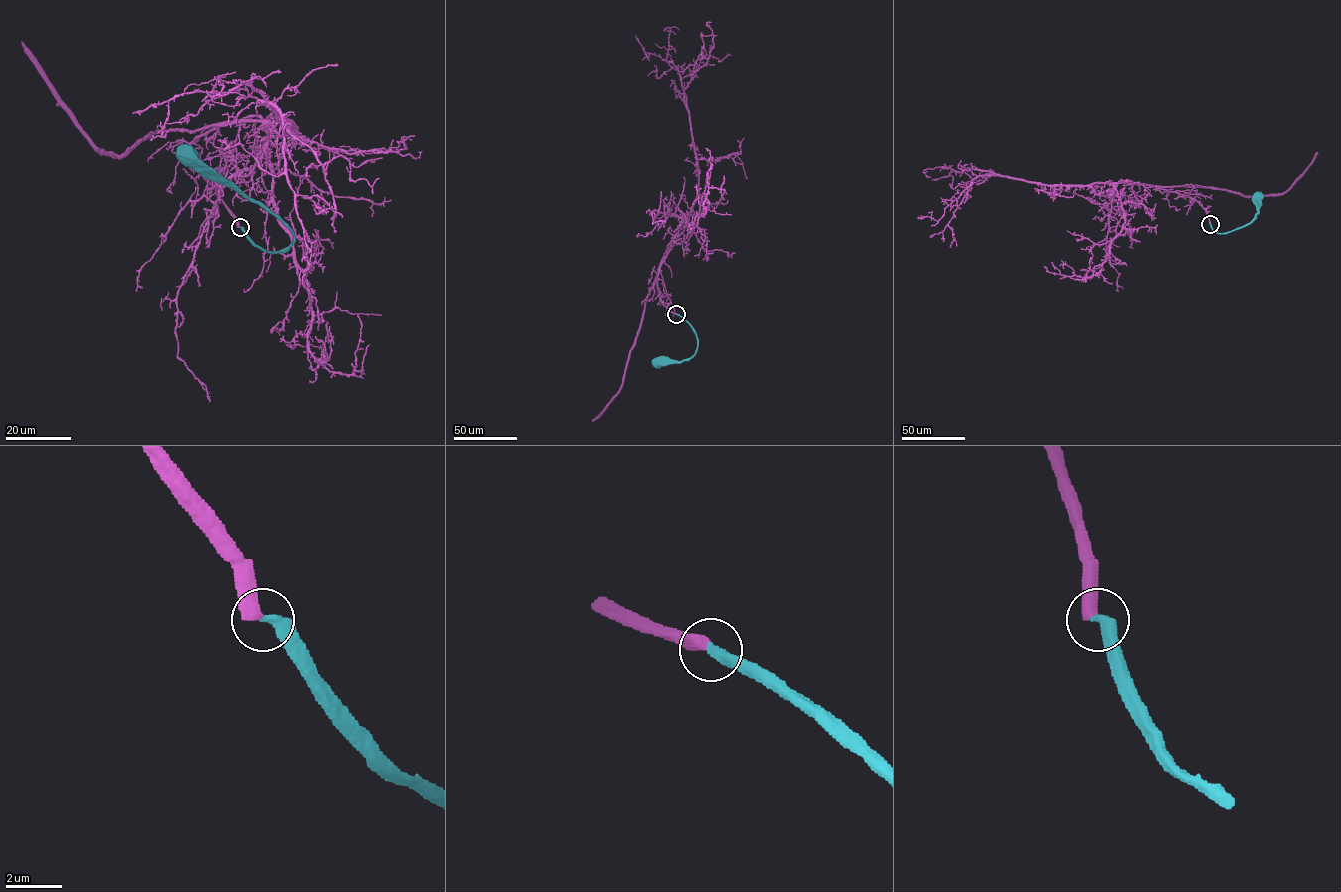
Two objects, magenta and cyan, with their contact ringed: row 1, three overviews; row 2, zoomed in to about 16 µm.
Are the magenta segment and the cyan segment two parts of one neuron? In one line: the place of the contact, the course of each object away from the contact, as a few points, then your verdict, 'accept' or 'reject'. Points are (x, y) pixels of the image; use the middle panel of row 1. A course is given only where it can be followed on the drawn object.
at (676, 314); magenta runs (677, 313), (661, 301), (657, 279), (697, 192), (684, 89), (708, 59), (713, 43), (706, 24), (711, 22); cyan runs (677, 314), (694, 332), (696, 351), (682, 361), (656, 362); accept

